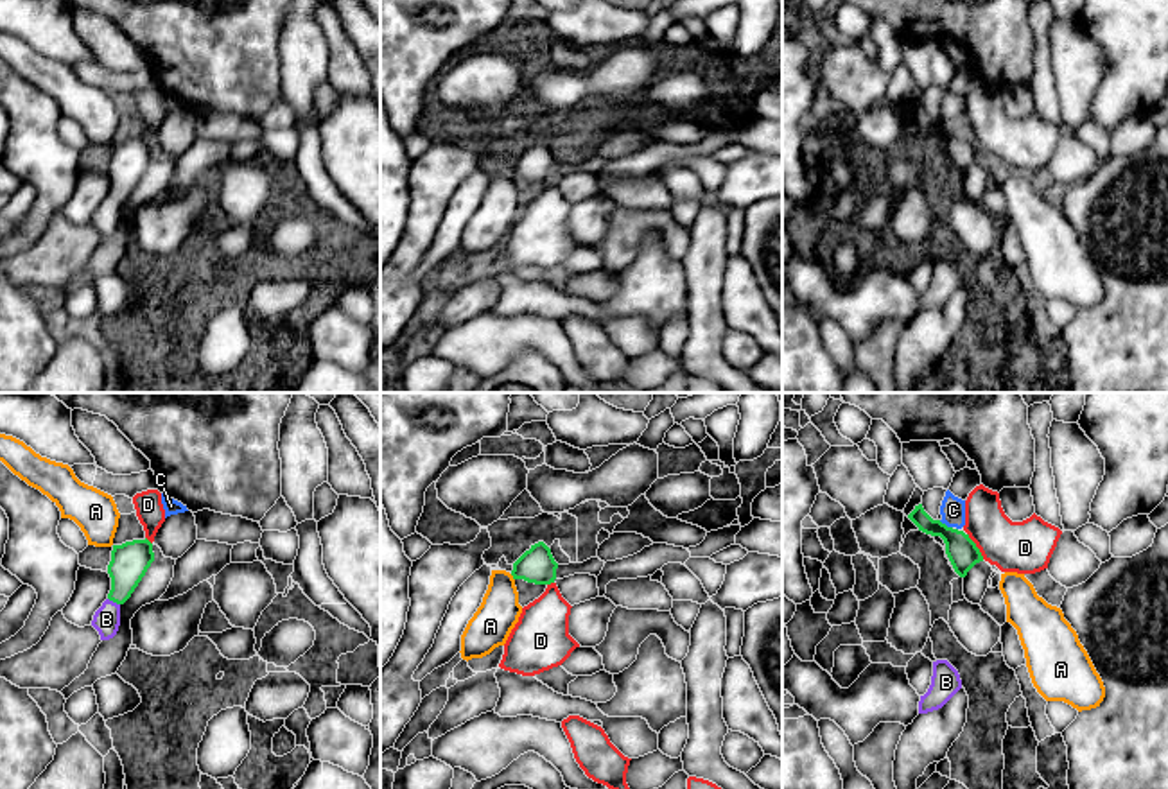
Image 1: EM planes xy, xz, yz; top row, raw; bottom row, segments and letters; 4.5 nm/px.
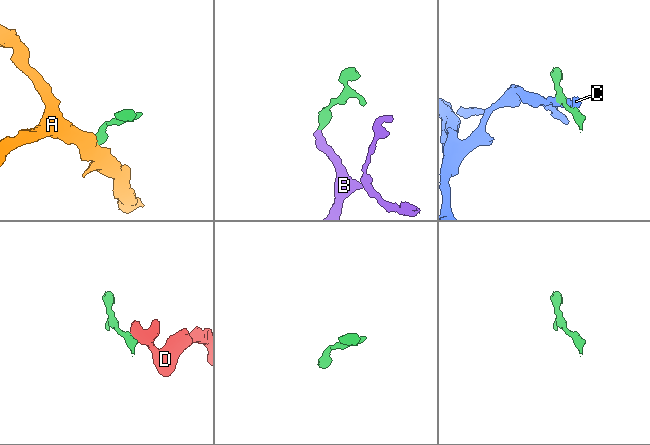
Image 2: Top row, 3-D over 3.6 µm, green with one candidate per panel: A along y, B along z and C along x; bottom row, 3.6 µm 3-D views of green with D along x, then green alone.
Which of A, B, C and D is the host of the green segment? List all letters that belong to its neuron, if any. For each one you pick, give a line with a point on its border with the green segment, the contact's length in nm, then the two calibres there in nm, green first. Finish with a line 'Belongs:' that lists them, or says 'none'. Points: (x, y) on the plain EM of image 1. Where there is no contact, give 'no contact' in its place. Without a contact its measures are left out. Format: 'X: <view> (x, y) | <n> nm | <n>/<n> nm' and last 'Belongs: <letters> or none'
B: xy (113, 199) | 70 nm | 170/120 nm
Belongs: B

